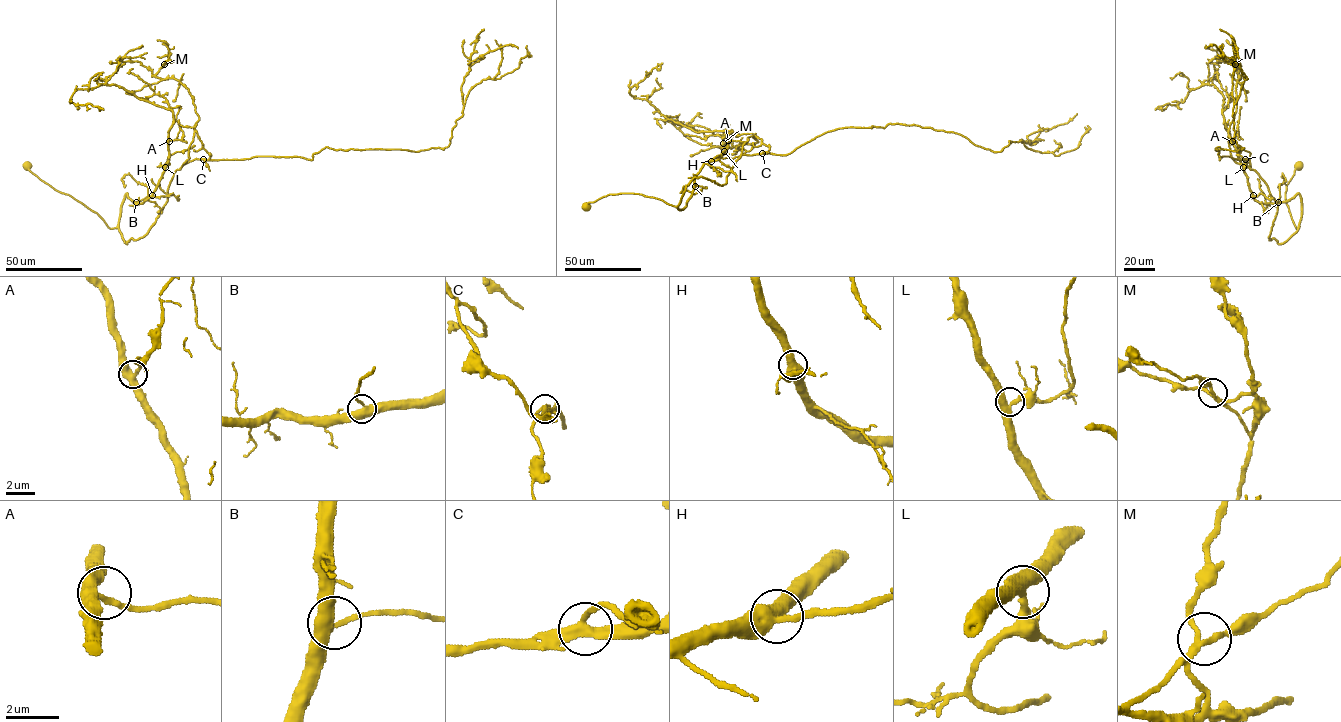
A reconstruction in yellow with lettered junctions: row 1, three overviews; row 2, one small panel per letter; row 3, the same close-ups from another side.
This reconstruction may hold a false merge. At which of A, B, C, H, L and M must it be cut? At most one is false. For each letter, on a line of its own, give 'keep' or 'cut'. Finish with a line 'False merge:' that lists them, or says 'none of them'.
A: keep
B: keep
C: cut
H: keep
L: keep
M: keep
False merge: C

